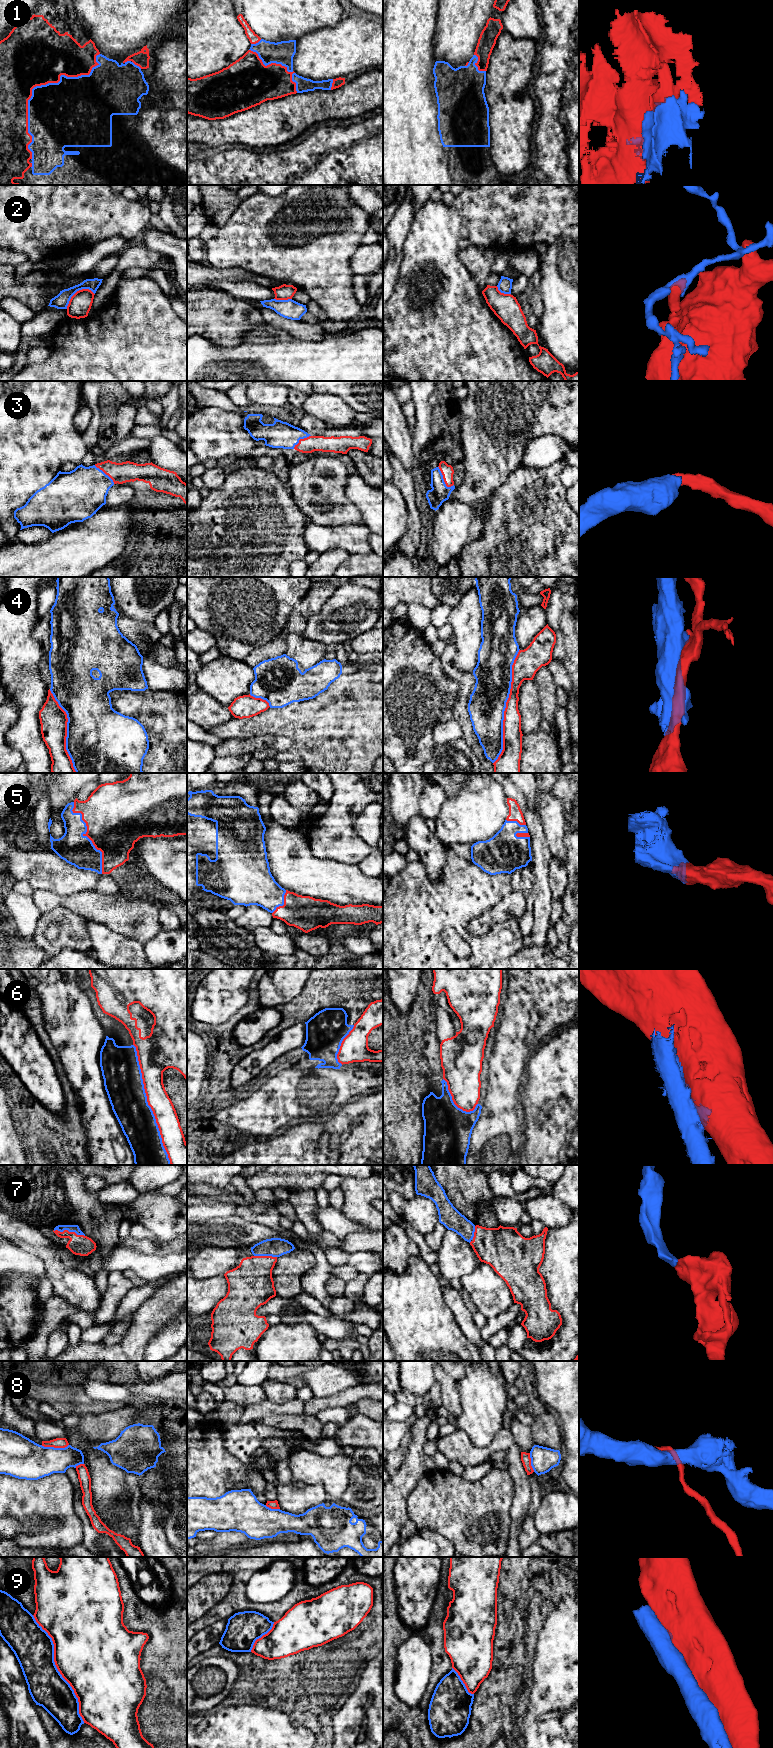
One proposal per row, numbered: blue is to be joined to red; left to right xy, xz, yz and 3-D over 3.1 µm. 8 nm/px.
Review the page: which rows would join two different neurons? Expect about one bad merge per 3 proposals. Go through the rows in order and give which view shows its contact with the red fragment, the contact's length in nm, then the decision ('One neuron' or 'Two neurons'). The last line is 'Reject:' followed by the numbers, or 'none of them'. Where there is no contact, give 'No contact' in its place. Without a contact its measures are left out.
1: Touches red in xy. Shared border 1000 nm. One neuron
2: Touches red in xy. Shared border 260 nm. Two neurons
3: Touches red in yz. Shared border 200 nm. One neuron
4: Touches red in yz. Shared border 950 nm. Two neurons
5: Touches red in xy. Shared border 600 nm. One neuron
6: Touches red in xy. Shared border 1000 nm. Two neurons
7: Touches red in xy. Shared border 260 nm. One neuron
8: Touches red in xy. Shared border 220 nm. Two neurons
9: Touches red in xy. Shared border 950 nm. Two neurons
Reject: 2, 4, 6, 8, 9

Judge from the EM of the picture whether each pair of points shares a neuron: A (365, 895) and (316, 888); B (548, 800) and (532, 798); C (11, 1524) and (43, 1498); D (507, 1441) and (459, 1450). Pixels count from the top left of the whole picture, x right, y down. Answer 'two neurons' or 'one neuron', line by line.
A: one neuron
B: two neurons
C: two neurons
D: one neuron

